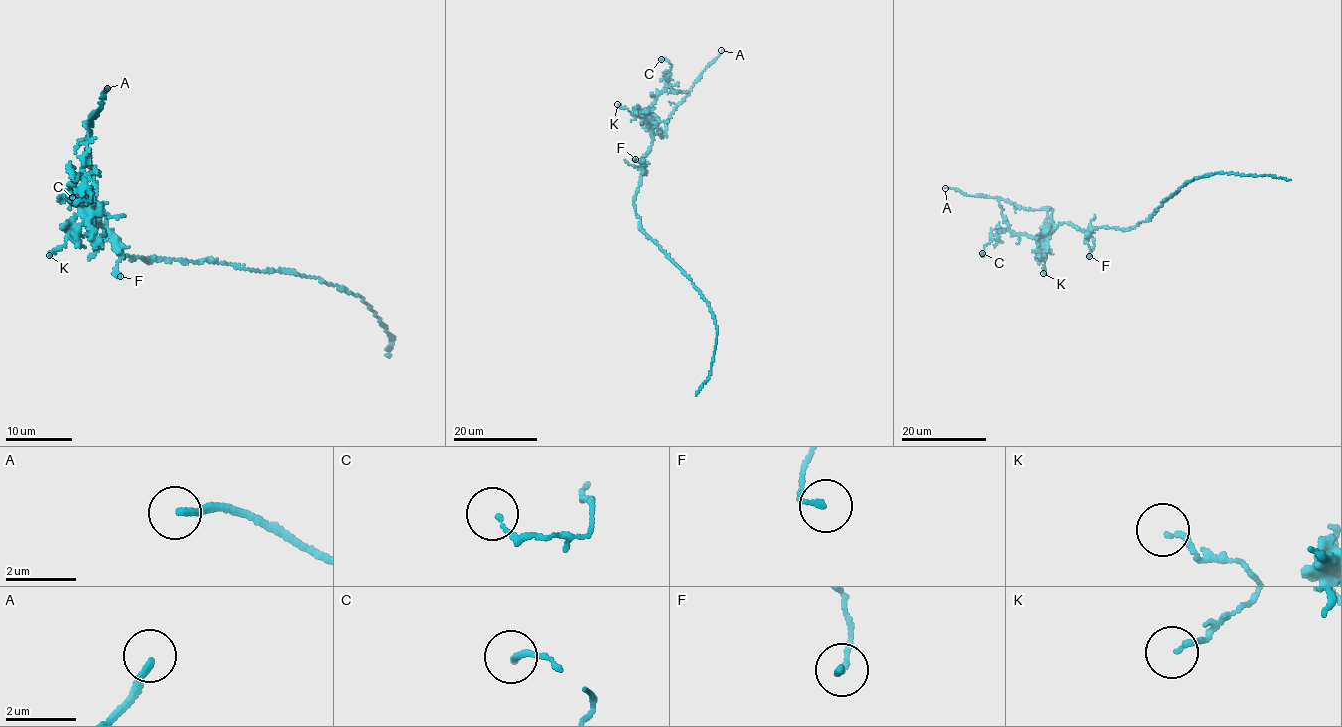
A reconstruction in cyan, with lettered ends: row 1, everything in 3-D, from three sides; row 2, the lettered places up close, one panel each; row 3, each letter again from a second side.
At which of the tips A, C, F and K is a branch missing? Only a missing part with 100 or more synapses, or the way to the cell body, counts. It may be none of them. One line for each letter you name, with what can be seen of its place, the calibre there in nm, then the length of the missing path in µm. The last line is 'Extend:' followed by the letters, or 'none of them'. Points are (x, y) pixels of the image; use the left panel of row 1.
Extend: none of them

